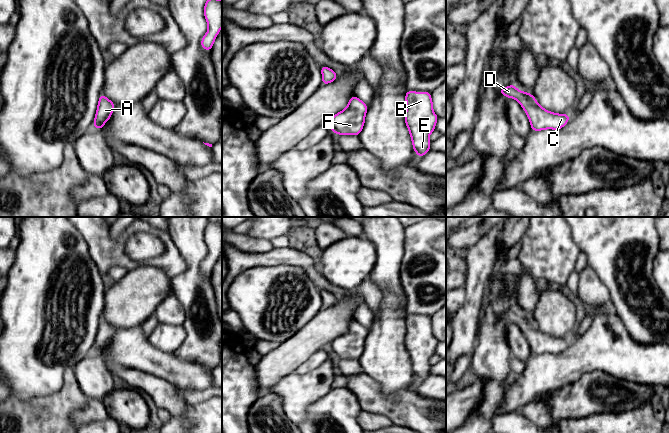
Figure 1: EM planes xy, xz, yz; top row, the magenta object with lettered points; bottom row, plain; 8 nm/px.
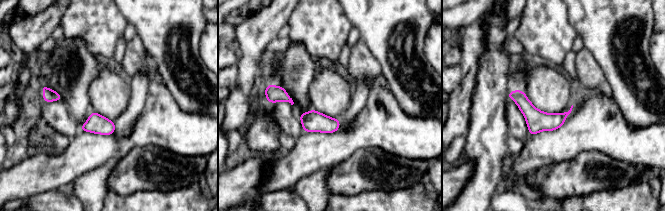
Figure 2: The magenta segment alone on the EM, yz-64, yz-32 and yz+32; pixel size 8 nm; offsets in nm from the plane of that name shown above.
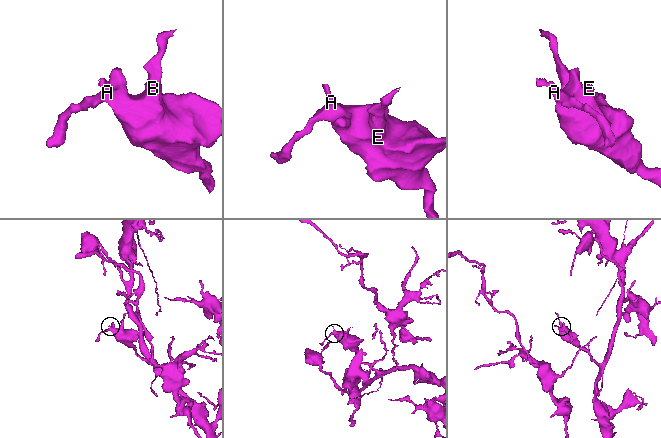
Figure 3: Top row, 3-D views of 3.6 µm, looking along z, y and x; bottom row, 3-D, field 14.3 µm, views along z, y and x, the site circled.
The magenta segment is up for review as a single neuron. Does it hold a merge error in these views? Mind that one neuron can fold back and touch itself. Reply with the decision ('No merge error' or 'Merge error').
No merge error

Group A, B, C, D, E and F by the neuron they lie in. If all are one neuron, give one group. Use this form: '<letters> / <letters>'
A B C D E F

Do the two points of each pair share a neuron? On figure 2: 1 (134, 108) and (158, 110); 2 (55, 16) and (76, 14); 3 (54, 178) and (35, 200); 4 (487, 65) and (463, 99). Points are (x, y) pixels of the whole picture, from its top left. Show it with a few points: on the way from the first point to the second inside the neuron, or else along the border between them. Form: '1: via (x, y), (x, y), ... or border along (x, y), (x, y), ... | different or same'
1: border along (148, 86), (145, 105), (132, 130) | different
2: border along (66, 10), (59, 25) | different
3: border along (56, 189), (19, 198) | different
4: border along (480, 58), (471, 104) | different

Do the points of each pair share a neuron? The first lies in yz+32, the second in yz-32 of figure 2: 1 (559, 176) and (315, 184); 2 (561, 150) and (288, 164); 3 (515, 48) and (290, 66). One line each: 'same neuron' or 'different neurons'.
1: different neurons
2: same neuron
3: different neurons

